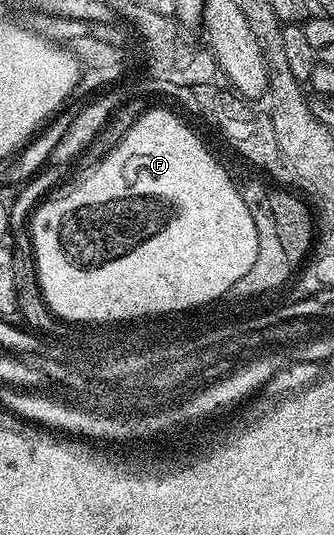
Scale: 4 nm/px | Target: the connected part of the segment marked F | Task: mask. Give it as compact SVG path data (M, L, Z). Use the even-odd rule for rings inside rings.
M146 109L132 124L132 128L128 128L128 132L119 140L117 146L87 174L90 175L80 179L71 190L64 191L59 198L50 196L40 201L29 219L30 238L34 247L33 269L37 271L42 298L55 319L63 318L66 322L82 324L87 319L126 318L126 314L143 314L145 310L170 310L170 306L203 303L204 300L222 294L227 286L240 280L240 276L244 276L244 272L248 272L248 268L256 264L256 224L252 220L248 204L244 204L241 198L239 187L230 179L229 172L214 159L213 152L194 135L193 128L185 126L172 111Z

